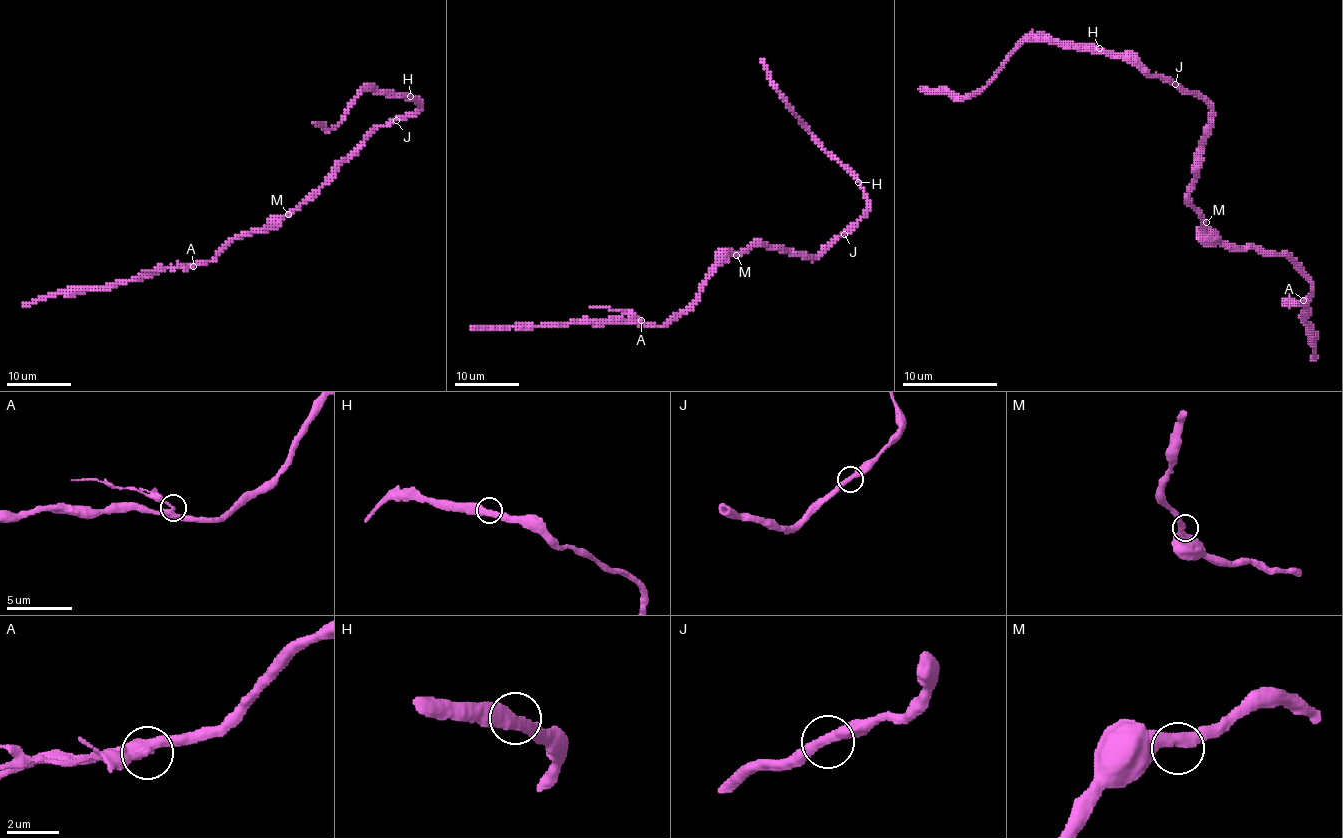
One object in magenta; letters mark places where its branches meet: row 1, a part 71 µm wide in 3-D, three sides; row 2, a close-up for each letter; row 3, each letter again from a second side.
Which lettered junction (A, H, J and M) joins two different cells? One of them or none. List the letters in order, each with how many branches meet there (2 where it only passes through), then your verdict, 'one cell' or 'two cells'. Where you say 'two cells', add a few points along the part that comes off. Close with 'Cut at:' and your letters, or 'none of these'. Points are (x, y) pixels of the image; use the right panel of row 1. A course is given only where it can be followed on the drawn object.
A: branches 3; two cells; course (1304, 301), (1282, 306)
H: branches 2; one cell
J: branches 2; one cell
M: branches 2; one cell
Cut at: A

